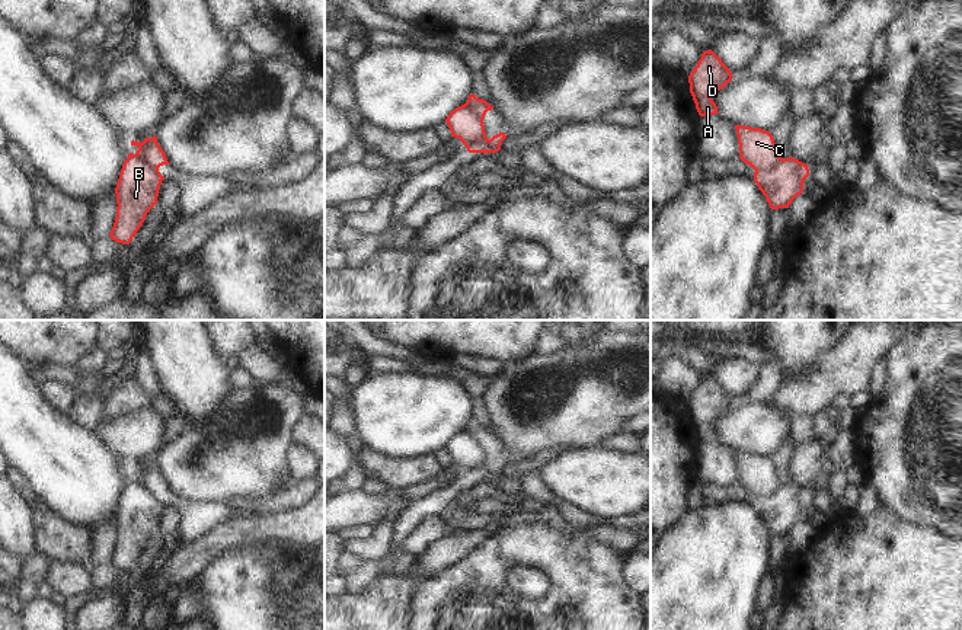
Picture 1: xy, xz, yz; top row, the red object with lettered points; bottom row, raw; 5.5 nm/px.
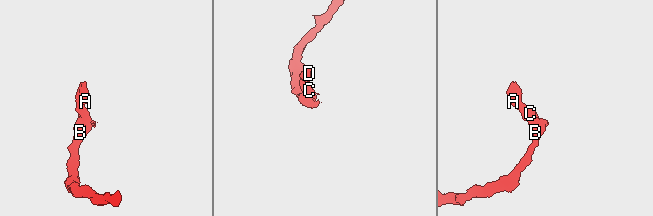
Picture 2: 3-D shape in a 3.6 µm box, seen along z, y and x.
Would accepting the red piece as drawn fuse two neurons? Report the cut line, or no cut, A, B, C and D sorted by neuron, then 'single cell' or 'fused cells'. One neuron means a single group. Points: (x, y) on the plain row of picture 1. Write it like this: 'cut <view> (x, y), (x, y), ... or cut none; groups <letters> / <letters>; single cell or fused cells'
cut xz (472, 422), (470, 437), (483, 454), (483, 466), (475, 477); groups A C D / B; fused cells

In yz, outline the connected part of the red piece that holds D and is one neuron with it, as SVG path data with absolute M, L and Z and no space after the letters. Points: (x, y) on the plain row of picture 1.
M703 377L701 384L688 402L690 419L700 442L715 441L717 432L712 422L732 406L732 397L712 377Z

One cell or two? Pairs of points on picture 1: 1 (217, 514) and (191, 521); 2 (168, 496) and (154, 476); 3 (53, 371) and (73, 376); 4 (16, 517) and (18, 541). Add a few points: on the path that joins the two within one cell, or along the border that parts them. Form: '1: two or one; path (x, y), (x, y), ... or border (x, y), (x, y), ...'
1: one; path (211, 514), (197, 518)
2: one; path (163, 492), (154, 480)
3: one; path (57, 373), (69, 374)
4: one; path (16, 523), (16, 536)

